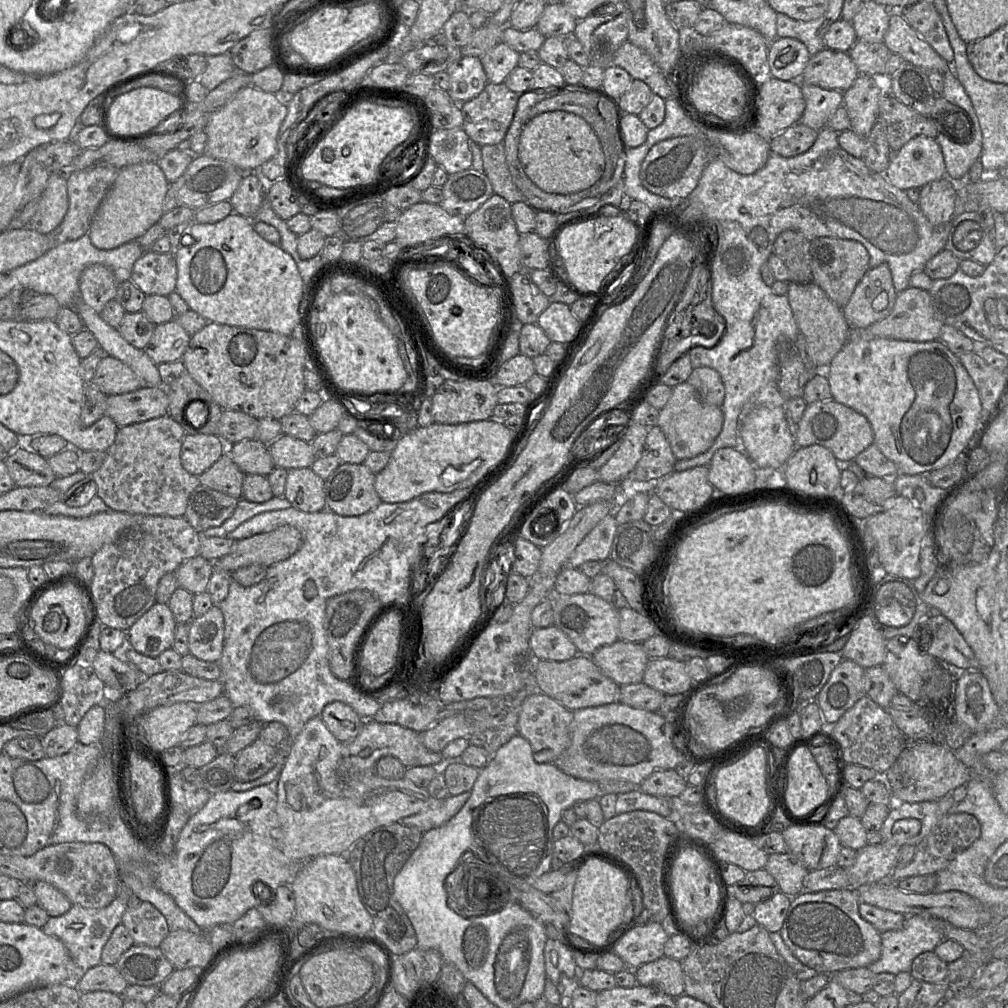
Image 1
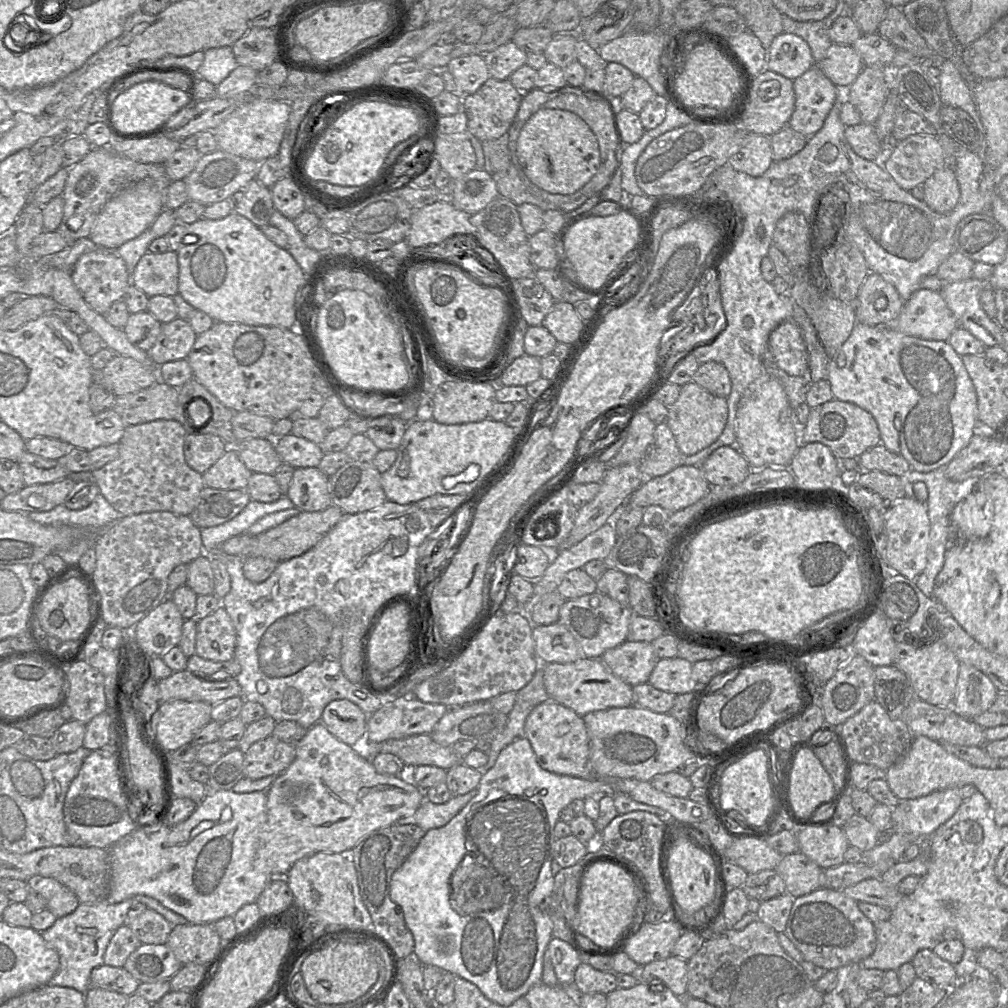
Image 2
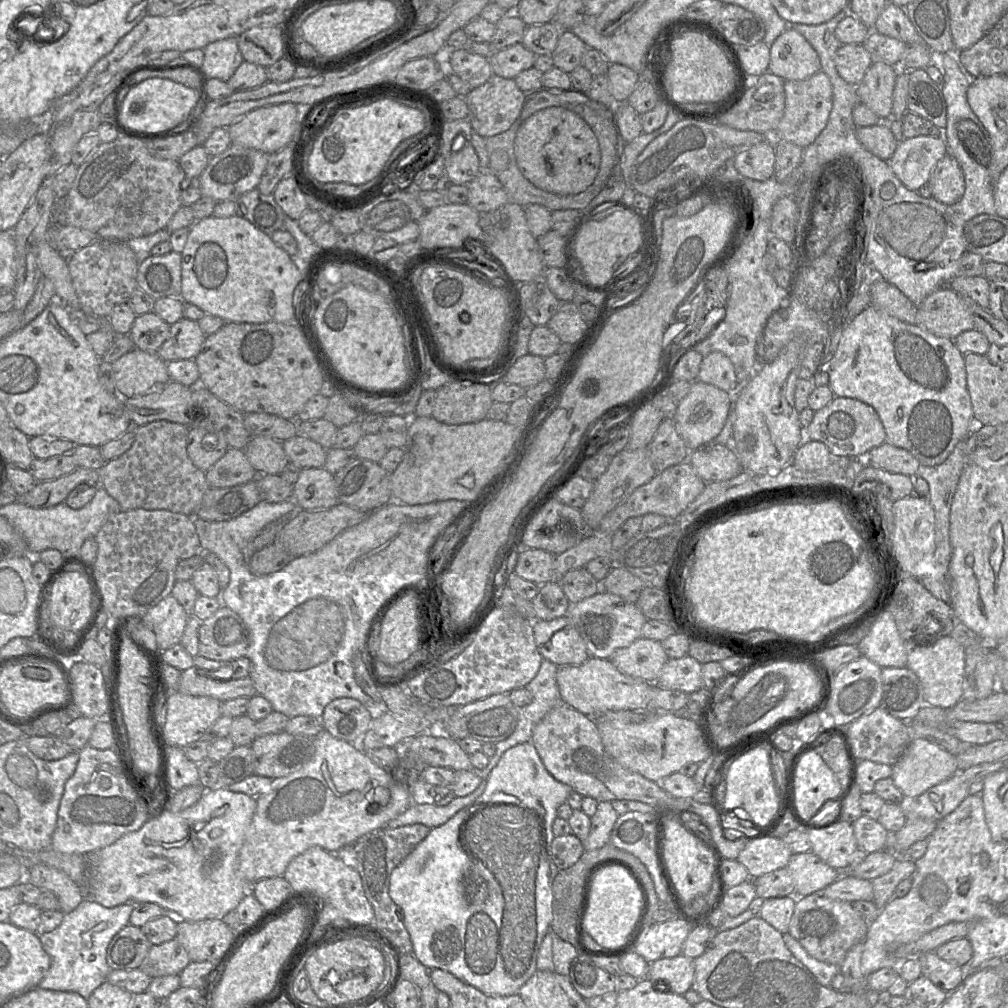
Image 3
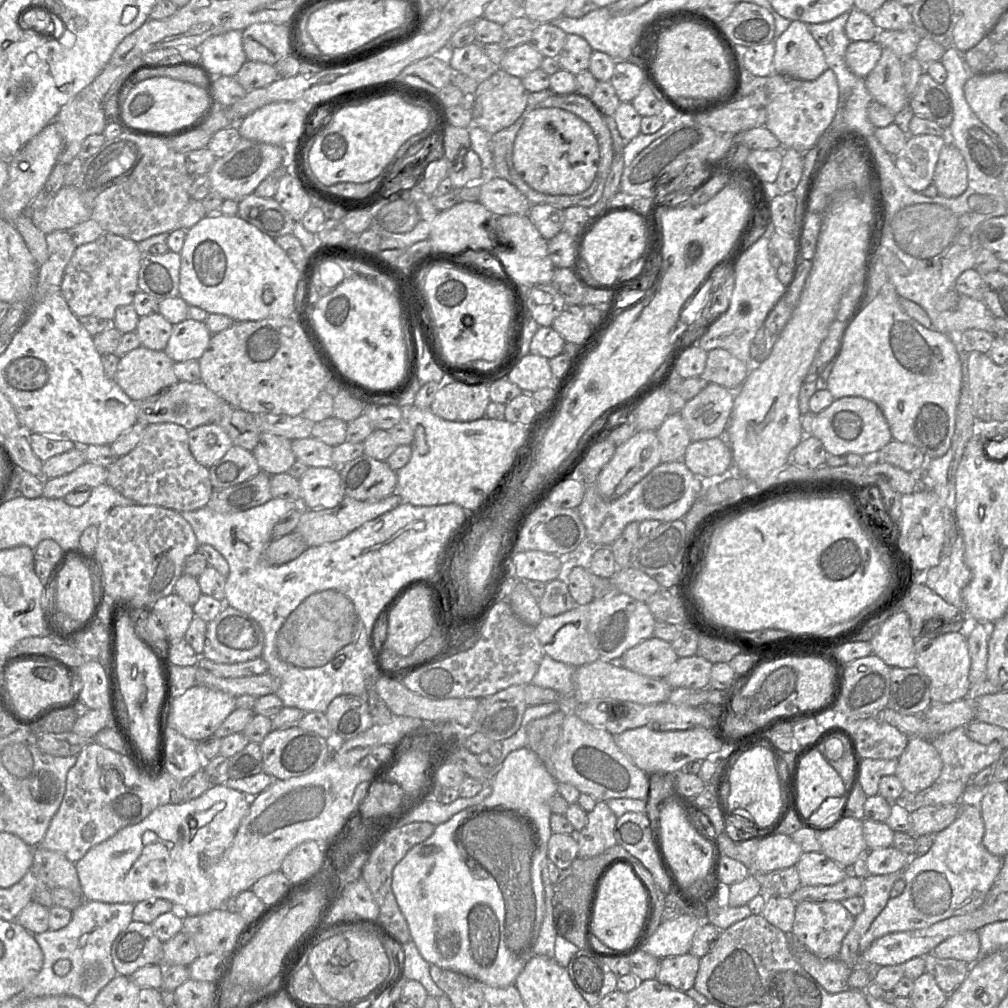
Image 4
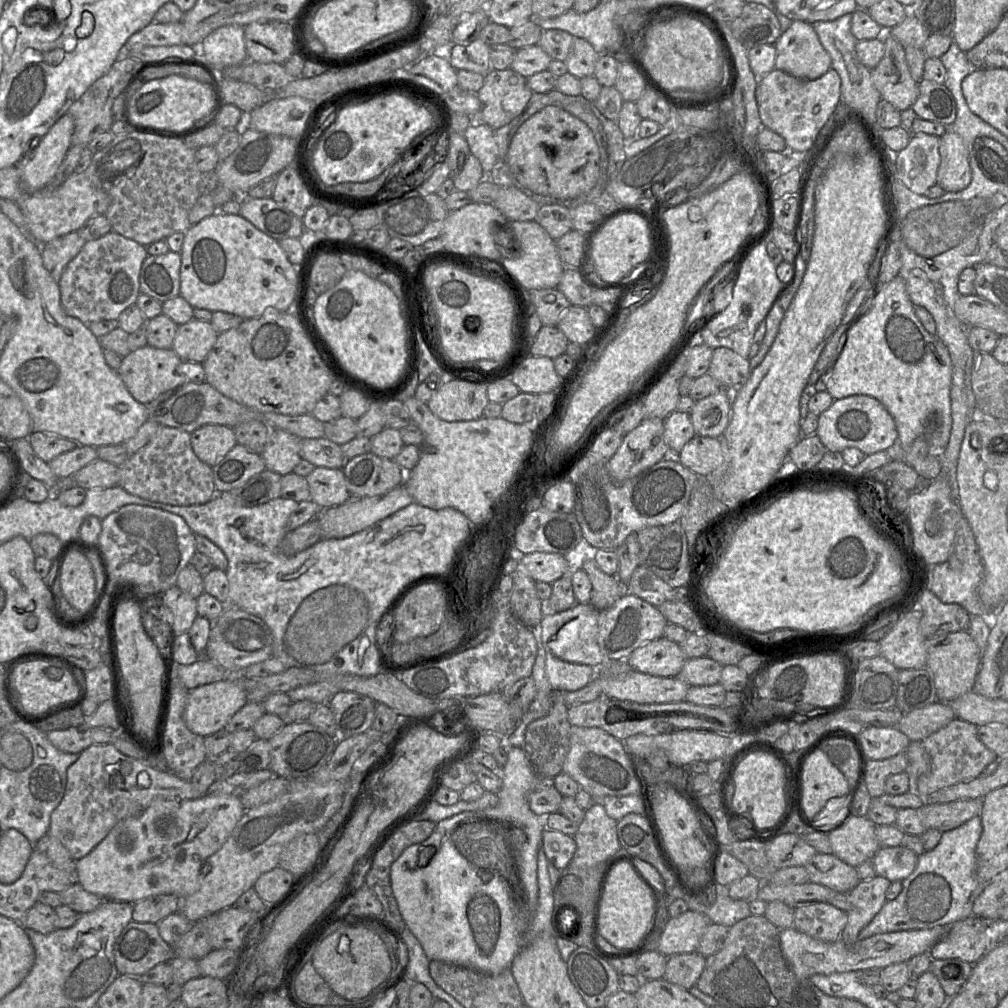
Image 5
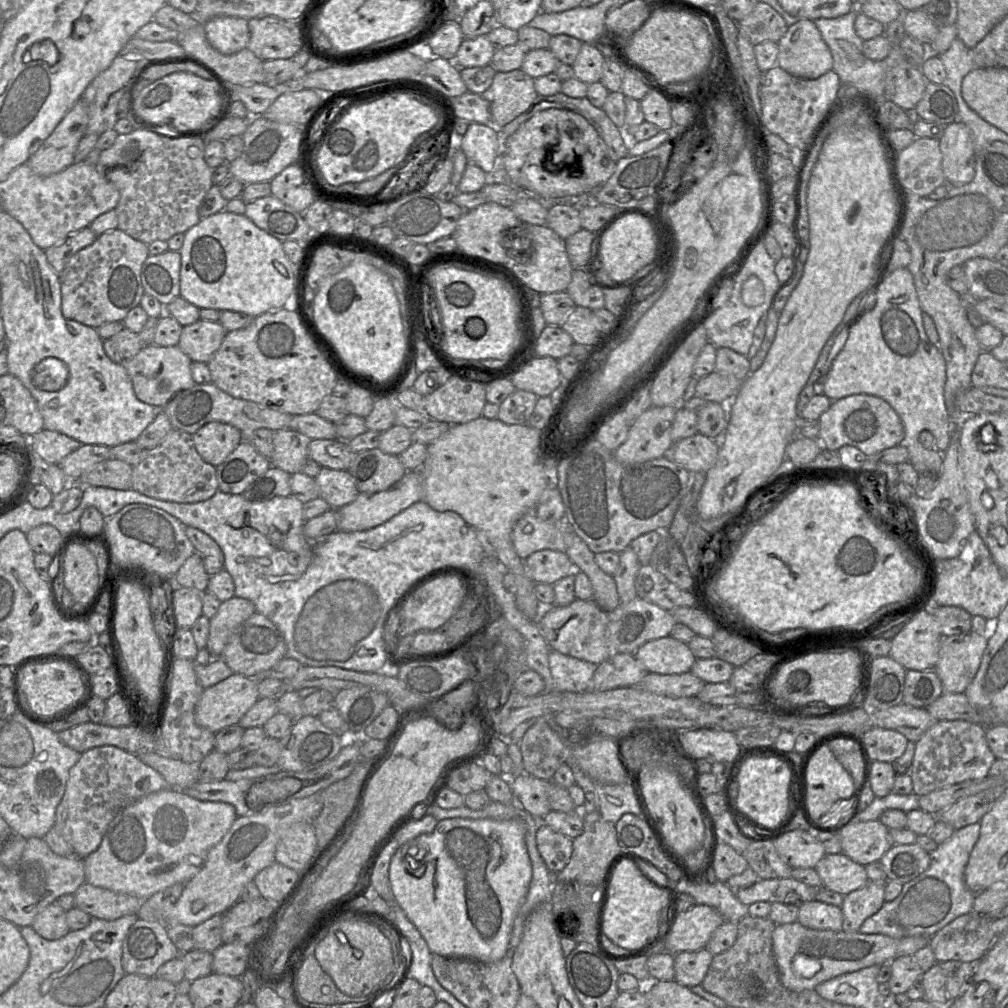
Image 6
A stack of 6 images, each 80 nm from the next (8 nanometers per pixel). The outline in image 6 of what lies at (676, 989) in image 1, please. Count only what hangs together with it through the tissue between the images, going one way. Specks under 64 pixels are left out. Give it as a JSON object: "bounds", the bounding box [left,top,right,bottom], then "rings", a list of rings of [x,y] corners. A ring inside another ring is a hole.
{"bounds":[674,948,714,987],"rings":[[[706,948],[674,955],[674,980],[686,987],[701,985],[714,955]]]}

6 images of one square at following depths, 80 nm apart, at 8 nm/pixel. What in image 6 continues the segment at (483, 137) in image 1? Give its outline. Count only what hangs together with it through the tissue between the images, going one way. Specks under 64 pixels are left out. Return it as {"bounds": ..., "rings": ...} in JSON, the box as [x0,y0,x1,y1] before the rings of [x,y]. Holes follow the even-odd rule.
{"bounds":[481,69,538,128],"rings":[[[515,69],[496,72],[491,86],[481,96],[490,104],[491,124],[502,128],[528,110],[538,93],[534,78]]]}

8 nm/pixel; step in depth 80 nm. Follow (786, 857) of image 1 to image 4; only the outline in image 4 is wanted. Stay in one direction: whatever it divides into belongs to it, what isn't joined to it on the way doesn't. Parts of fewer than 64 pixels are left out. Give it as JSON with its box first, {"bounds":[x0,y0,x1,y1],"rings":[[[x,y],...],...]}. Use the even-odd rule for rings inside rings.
{"bounds":[795,852,850,886],"rings":[[[822,852],[803,853],[795,867],[801,886],[833,885],[850,874]]]}

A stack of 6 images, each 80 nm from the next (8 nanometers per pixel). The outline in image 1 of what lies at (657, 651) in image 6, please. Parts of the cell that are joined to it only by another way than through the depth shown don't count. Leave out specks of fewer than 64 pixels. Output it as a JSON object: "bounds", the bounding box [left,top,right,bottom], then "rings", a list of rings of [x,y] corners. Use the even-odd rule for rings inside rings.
{"bounds":[590,640,649,685],"rings":[[[617,640],[598,648],[590,656],[604,675],[618,685],[643,682],[649,657],[642,643]]]}

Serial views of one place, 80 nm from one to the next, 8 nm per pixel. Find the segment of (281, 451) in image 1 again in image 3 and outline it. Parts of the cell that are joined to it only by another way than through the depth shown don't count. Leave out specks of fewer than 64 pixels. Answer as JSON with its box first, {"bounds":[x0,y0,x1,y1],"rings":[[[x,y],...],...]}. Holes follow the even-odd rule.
{"bounds":[281,434,327,469],"rings":[[[299,434],[281,442],[289,461],[301,469],[324,467],[327,449],[317,442]]]}

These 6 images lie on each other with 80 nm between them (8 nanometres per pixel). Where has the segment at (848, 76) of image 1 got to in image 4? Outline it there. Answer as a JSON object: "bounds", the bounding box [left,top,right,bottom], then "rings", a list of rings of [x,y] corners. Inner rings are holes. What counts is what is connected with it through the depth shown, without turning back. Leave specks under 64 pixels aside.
{"bounds":[845,41,883,78],"rings":[[[851,41],[845,54],[845,62],[855,75],[866,78],[882,55],[883,48],[875,41]]]}

